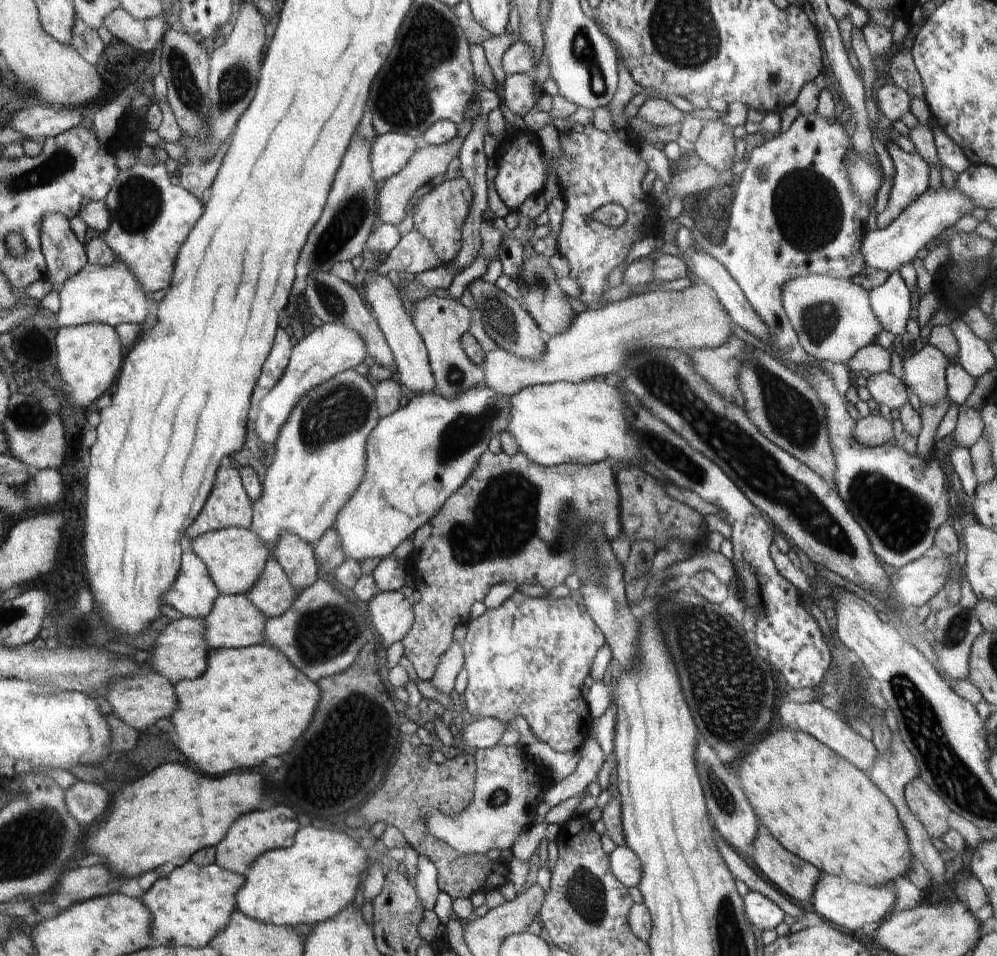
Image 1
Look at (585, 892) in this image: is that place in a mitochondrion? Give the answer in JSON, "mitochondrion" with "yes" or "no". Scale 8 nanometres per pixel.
{"mitochondrion":"yes"}

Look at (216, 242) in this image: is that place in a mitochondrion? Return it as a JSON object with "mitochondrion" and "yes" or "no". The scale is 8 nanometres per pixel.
{"mitochondrion":"no"}

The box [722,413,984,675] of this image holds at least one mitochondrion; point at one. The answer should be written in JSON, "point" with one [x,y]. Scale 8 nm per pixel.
{"point":[901,519]}

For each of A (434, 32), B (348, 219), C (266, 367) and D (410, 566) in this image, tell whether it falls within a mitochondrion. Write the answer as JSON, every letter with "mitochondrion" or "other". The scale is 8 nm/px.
{"A":"mitochondrion","B":"mitochondrion","C":"other","D":"other"}

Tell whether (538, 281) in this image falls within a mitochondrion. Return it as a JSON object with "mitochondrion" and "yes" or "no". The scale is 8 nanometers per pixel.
{"mitochondrion":"yes"}

